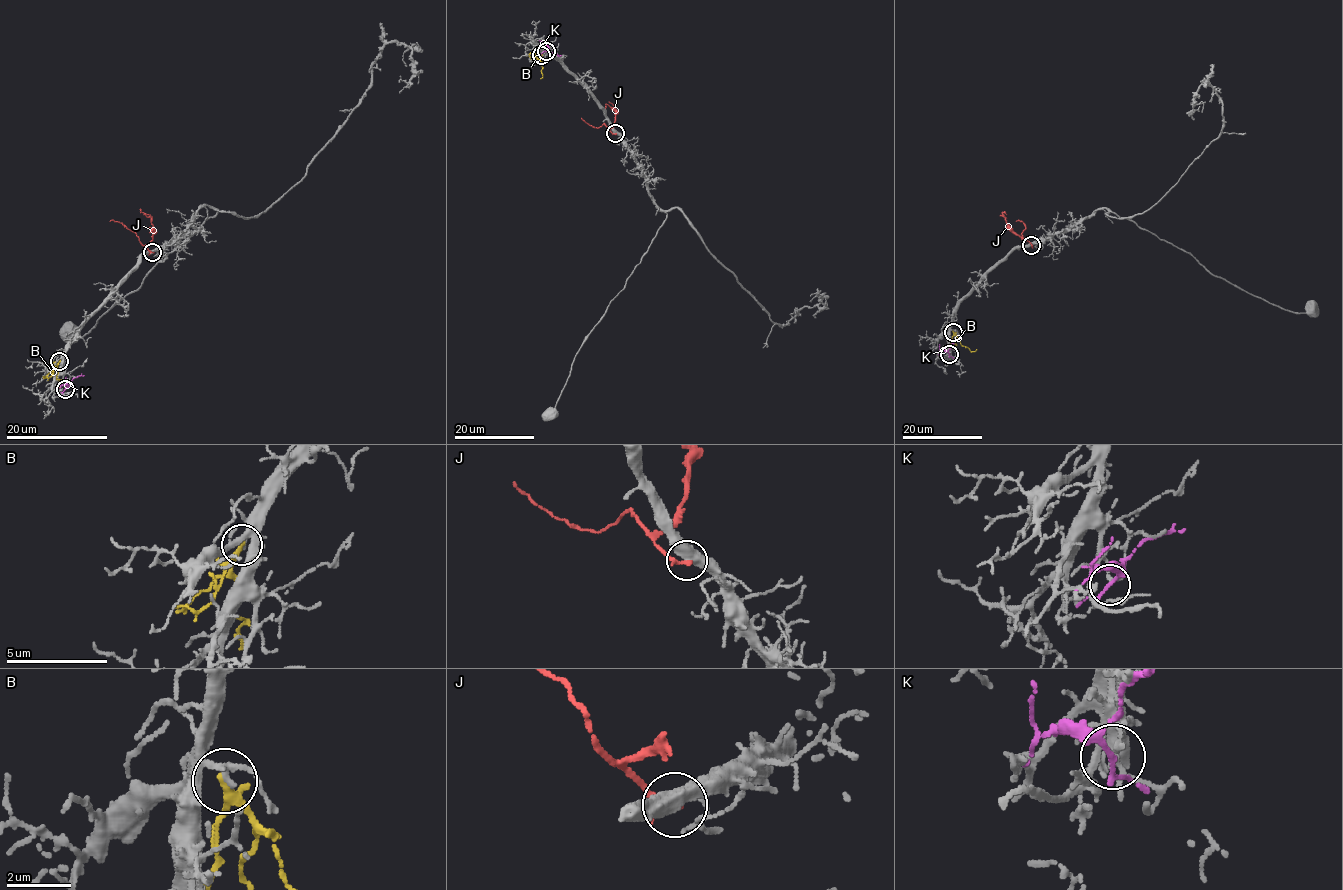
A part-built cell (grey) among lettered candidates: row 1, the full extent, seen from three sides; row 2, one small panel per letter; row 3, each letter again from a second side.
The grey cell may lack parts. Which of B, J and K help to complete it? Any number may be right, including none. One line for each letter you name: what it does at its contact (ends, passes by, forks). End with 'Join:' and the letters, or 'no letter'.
Join: no letter

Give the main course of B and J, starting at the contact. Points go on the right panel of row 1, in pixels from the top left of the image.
B: (953, 331), (961, 345), (971, 351), (976, 349)
J: (1032, 245), (1007, 224), (1002, 214), (1006, 214)

